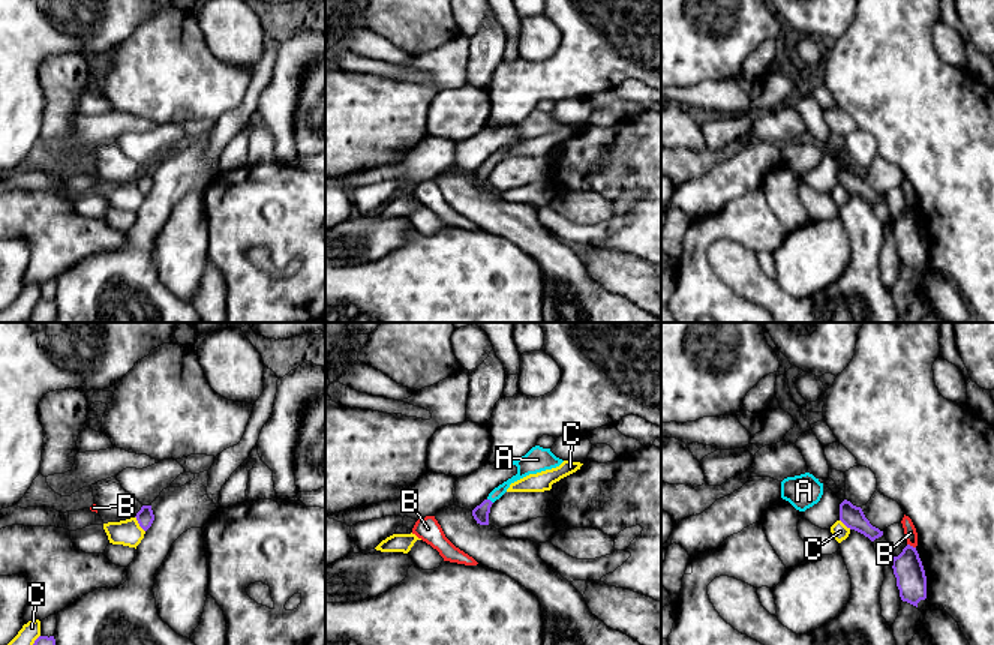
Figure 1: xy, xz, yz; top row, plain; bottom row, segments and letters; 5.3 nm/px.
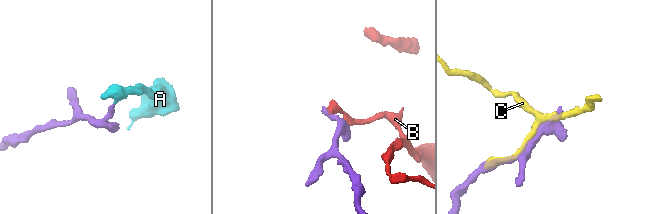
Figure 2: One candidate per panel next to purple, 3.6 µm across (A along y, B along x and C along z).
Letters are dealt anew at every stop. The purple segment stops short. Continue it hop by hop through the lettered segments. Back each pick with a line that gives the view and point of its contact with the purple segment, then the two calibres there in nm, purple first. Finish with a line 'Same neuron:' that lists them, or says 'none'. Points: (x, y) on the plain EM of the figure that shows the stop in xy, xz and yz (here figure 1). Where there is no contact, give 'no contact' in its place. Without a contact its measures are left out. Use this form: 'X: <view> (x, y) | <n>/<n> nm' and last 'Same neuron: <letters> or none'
A: xz (491, 165) | 90/80 nm
Same neuron: A

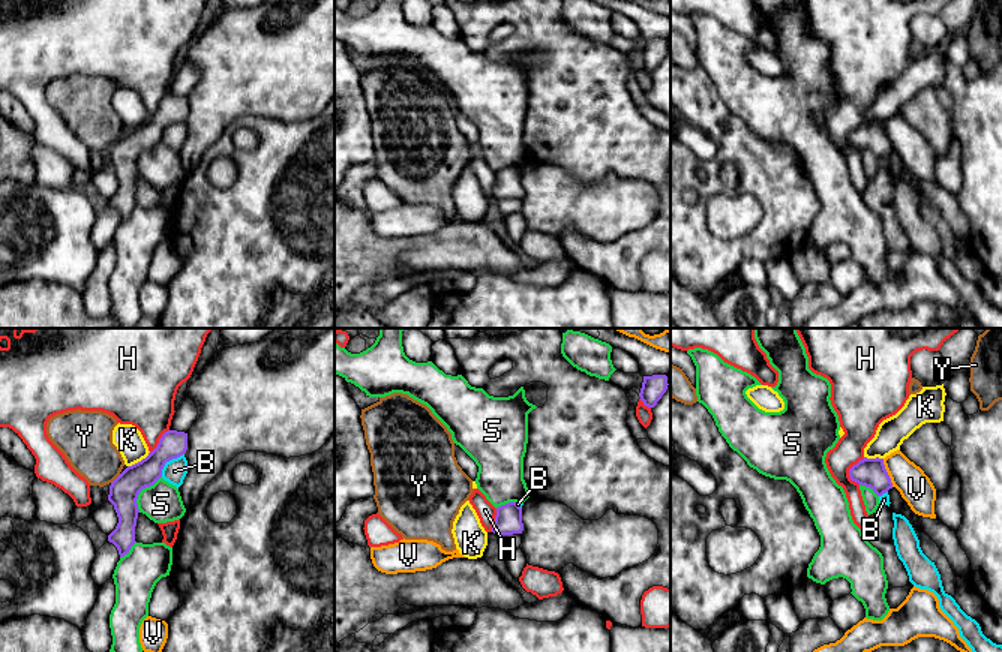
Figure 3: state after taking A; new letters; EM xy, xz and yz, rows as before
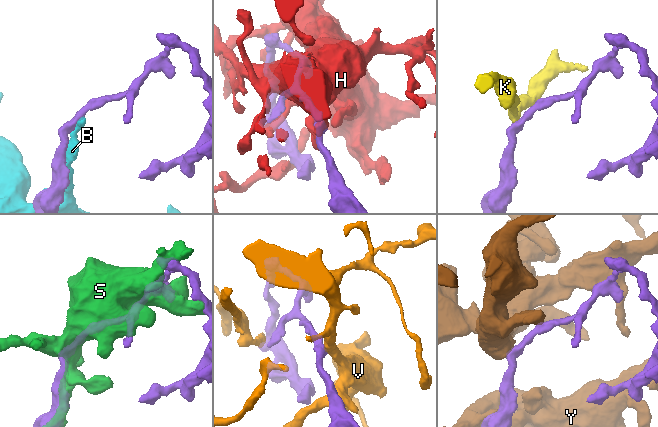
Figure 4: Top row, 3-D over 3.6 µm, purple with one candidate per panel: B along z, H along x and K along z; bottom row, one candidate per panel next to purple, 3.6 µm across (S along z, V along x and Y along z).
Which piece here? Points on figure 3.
Same neuron: none

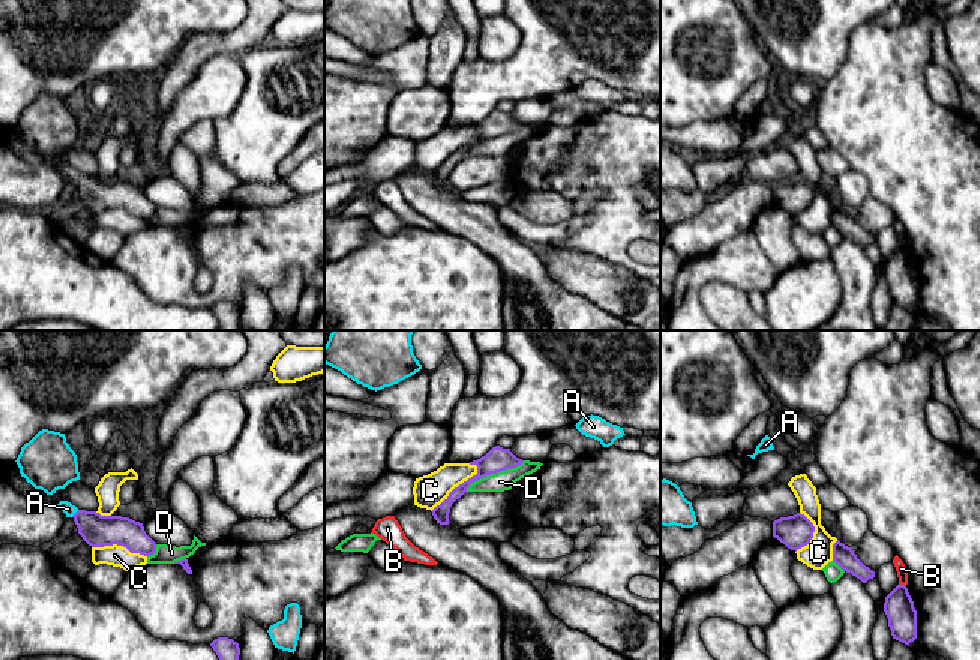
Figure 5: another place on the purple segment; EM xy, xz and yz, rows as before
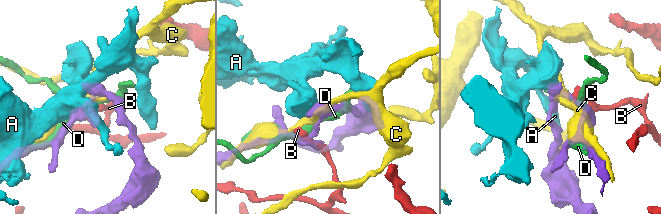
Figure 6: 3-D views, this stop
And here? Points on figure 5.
A: xy (75, 177) | 170/70 nm
Same neuron: A

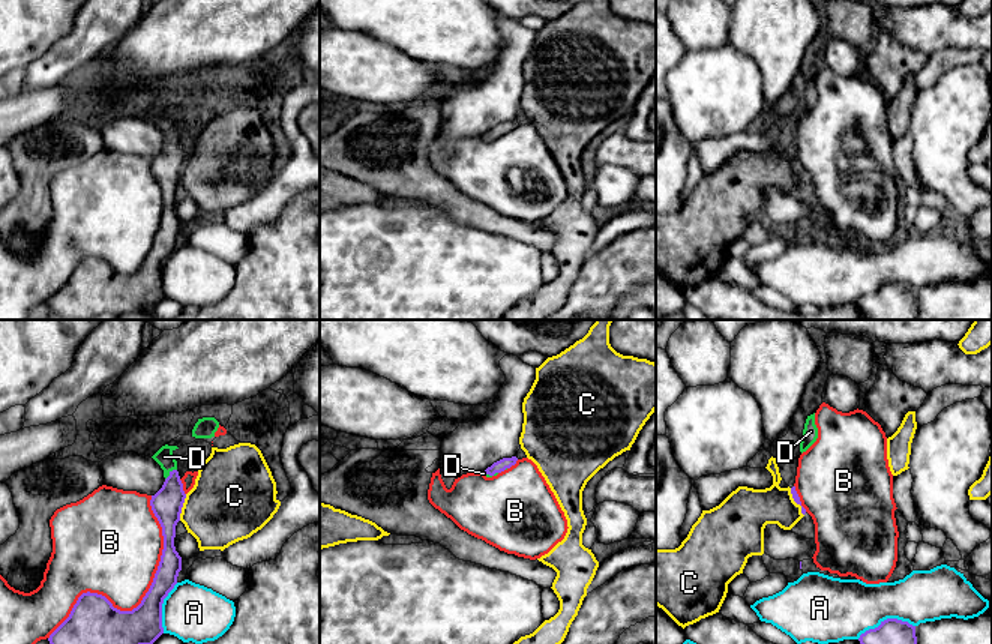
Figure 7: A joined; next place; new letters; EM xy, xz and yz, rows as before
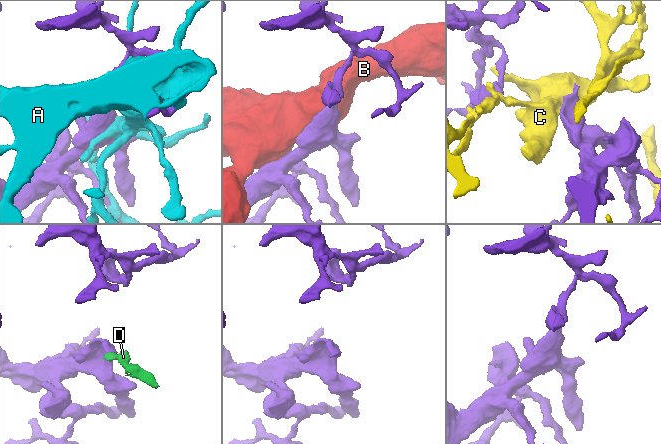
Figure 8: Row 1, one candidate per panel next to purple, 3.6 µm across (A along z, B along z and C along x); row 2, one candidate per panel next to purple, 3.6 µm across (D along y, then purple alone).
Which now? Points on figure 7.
D: xy (170, 137) | 170/100 nm
Same neuron: D

